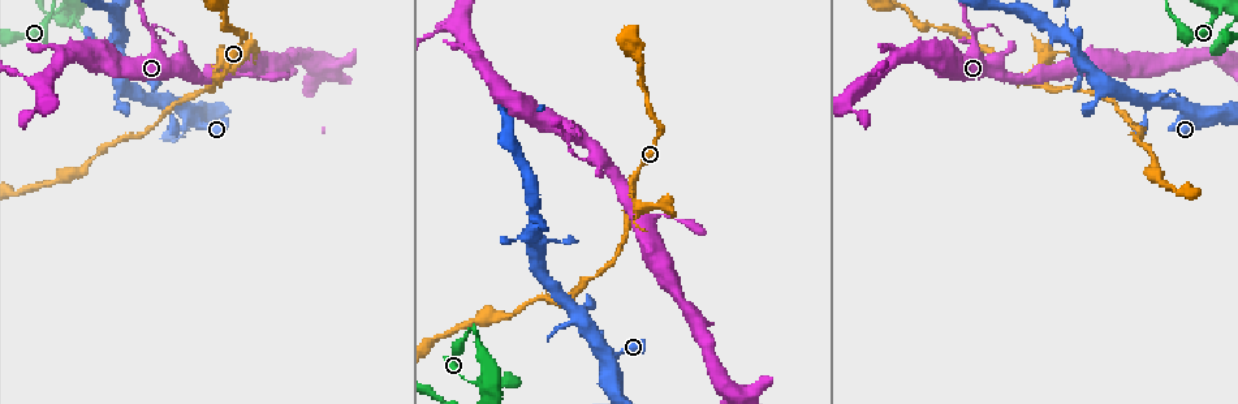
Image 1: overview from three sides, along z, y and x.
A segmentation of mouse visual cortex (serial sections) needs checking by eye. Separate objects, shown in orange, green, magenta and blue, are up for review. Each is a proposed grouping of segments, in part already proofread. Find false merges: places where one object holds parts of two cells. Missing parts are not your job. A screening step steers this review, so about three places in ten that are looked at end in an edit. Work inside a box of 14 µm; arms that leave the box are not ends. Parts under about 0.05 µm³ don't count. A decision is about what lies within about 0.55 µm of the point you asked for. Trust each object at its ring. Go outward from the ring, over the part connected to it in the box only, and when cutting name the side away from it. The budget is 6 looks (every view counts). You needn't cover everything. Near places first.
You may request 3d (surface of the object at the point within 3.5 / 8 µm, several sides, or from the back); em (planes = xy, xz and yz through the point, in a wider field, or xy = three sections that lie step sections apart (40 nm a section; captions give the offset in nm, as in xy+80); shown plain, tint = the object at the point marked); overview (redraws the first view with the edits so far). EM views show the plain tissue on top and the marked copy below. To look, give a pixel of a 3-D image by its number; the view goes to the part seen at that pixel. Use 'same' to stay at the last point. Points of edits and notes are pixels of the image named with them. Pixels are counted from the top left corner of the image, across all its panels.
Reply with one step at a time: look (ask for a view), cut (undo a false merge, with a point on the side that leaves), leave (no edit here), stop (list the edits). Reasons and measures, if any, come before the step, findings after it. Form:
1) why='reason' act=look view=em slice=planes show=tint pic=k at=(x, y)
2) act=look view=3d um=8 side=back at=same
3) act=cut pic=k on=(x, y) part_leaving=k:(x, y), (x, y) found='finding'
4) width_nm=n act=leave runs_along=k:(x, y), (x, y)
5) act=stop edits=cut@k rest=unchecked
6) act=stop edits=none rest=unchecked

why='thick turns thin' act=look view=3d um=3.5 pic=1 at=(972, 38)

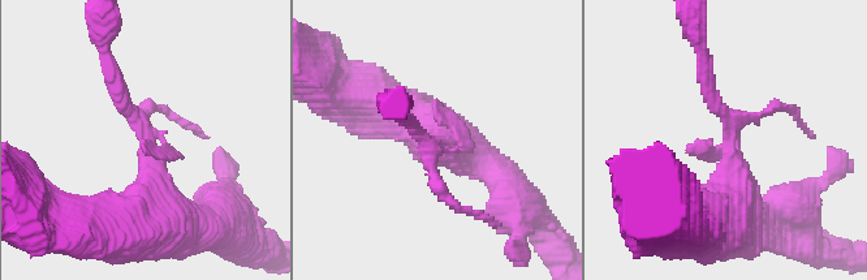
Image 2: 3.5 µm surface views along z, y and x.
act=look view=em slice=xy step=2 show=tint pic=2 at=(437, 147)

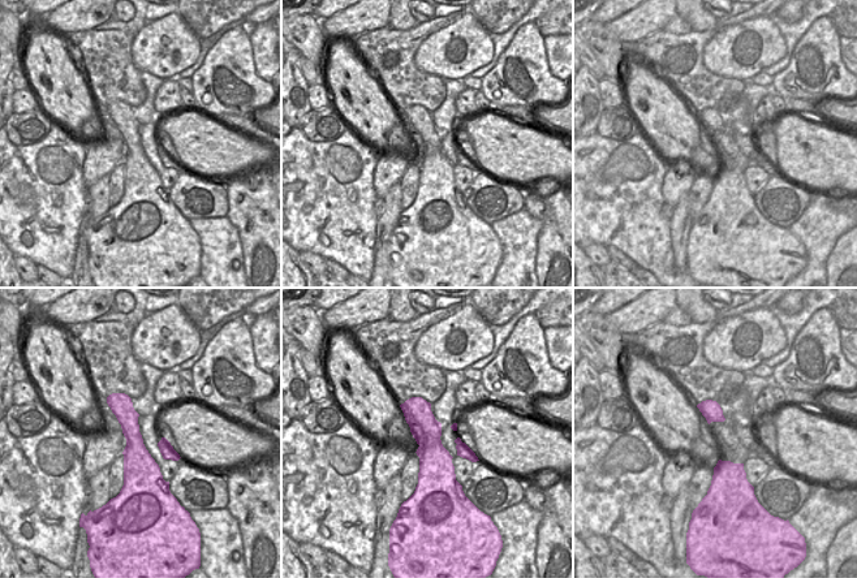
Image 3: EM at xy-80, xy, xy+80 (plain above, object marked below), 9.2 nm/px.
act=leave runs_along=3:(115, 396), (134, 440), (132, 490) found='continuous, no second cell'

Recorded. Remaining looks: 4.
why='sharp bend' act=look view=3d um=3.5 pic=1 at=(540, 228)

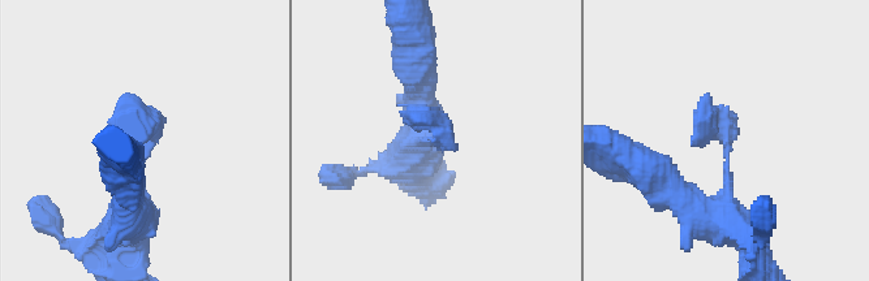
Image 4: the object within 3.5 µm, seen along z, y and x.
act=look view=em slice=xy step=2 show=tint pic=4 at=(430, 142)

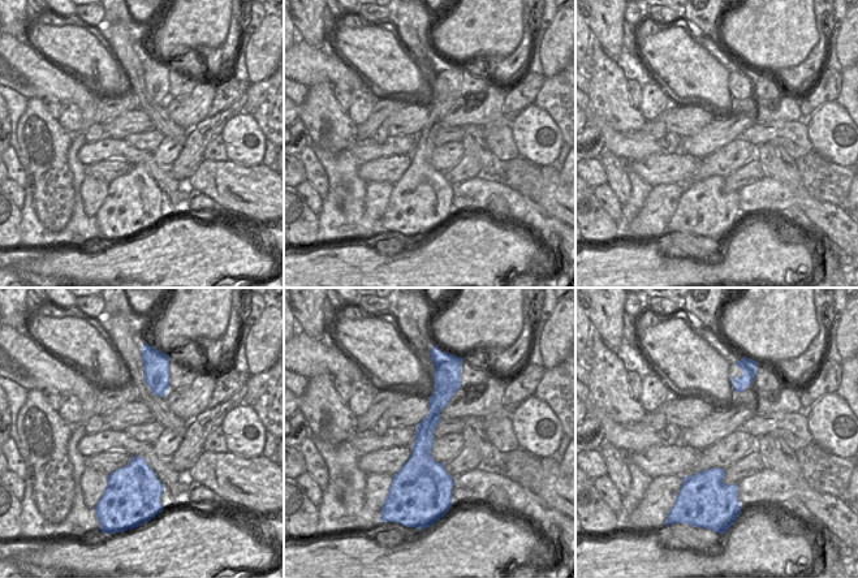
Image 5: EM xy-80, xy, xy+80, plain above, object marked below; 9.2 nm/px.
act=cut pic=4 on=(127, 111) border=5:(435, 389), (442, 389), (449, 400) found='a second cell is stuck on'

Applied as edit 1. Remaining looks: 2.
why='three arms meet' act=look view=3d um=3.5 pic=1 at=(632, 182)

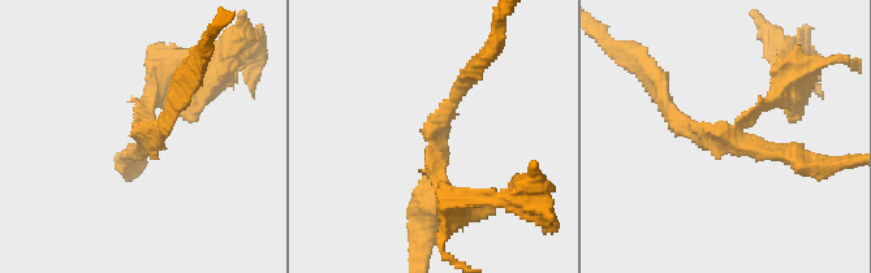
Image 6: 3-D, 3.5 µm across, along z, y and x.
arms=3 arm_widths_nm=100,200,200 act=look view=em slice=planes show=tint pic=6 at=(143, 137)

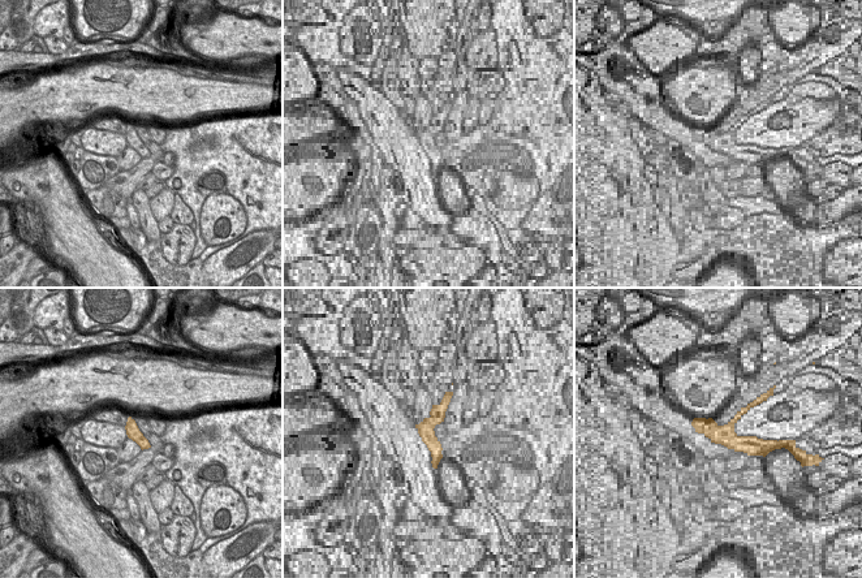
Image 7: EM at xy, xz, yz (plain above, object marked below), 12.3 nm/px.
act=leave runs_along=6:(663, 102), (740, 146), (800, 150) found='continuous, no second cell'

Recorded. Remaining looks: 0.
act=stop edits=cut@4 rest=unchecked

